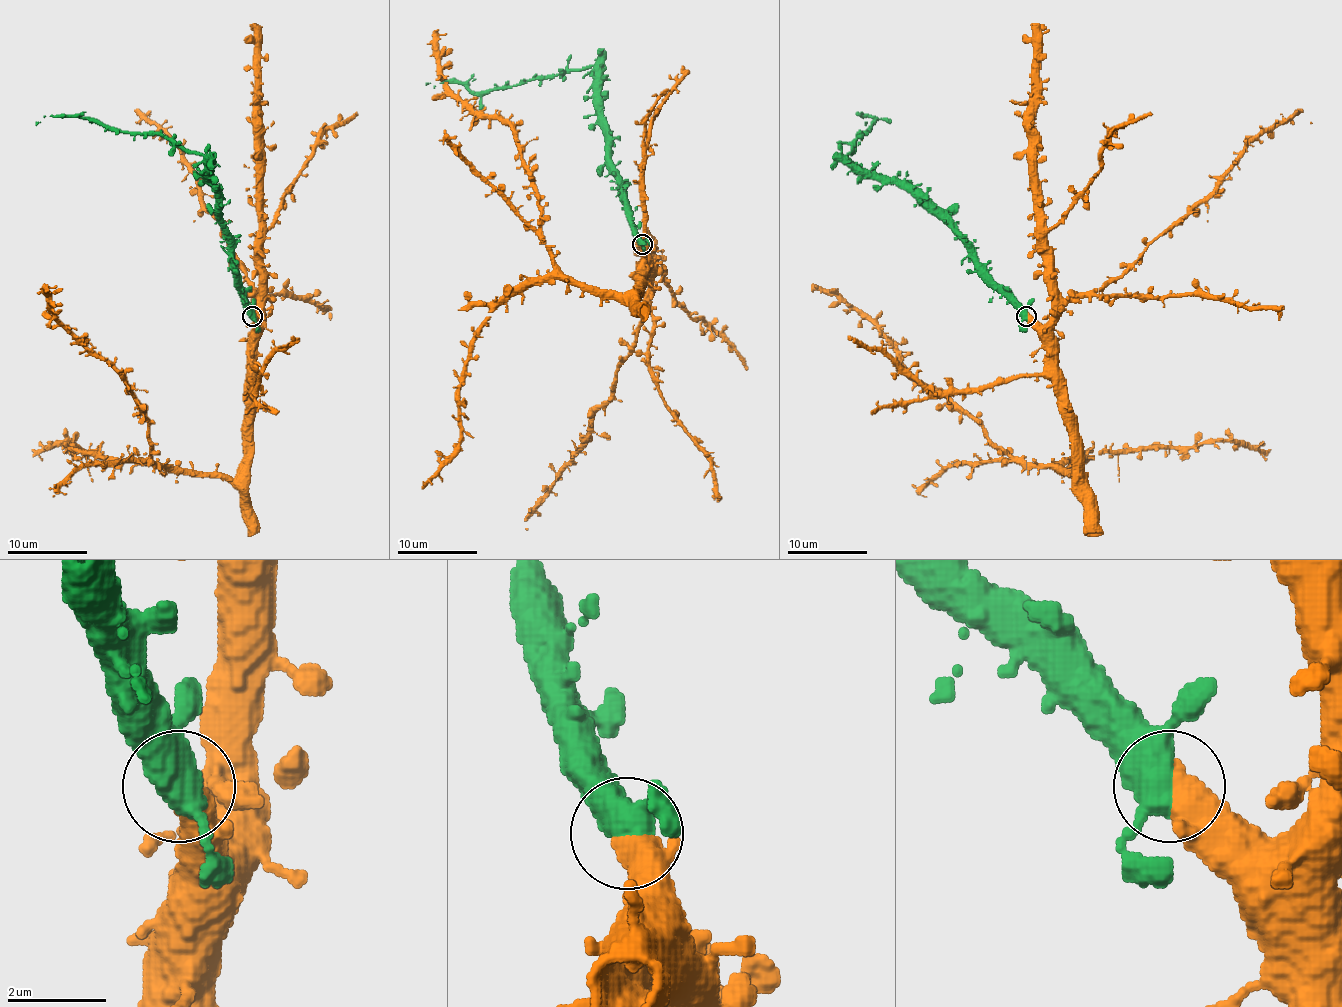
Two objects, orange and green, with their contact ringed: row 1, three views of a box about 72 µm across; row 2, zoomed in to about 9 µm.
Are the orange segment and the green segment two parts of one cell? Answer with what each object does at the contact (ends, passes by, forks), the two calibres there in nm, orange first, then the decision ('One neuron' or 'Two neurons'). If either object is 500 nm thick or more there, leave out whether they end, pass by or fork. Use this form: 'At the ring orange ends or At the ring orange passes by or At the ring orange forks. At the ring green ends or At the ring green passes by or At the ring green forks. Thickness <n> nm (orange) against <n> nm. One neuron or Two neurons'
Thickness 550 nm (orange) against 380 nm. One neuron

